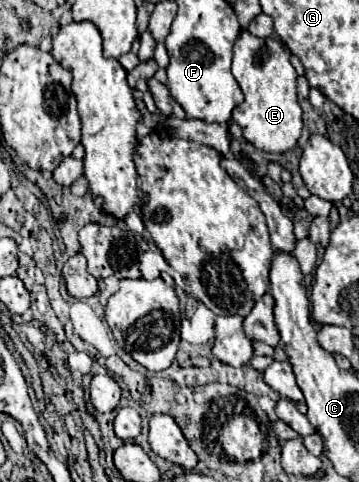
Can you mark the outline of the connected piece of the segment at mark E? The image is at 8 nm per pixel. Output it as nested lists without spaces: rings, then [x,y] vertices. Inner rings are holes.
[[[241,31],[233,47],[233,75],[245,95],[245,101],[233,109],[233,121],[243,129],[243,137],[267,153],[293,149],[301,137],[303,111],[297,101],[297,73],[281,43],[275,37],[259,39]]]

